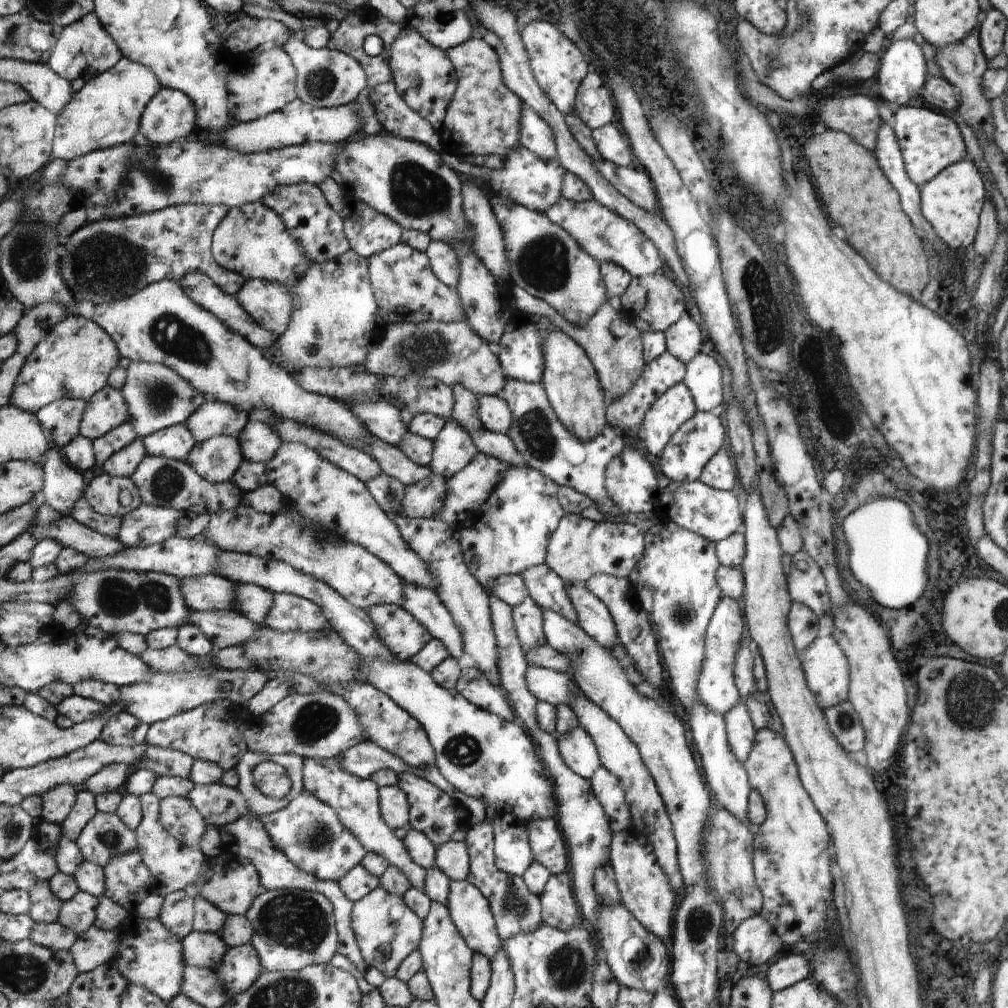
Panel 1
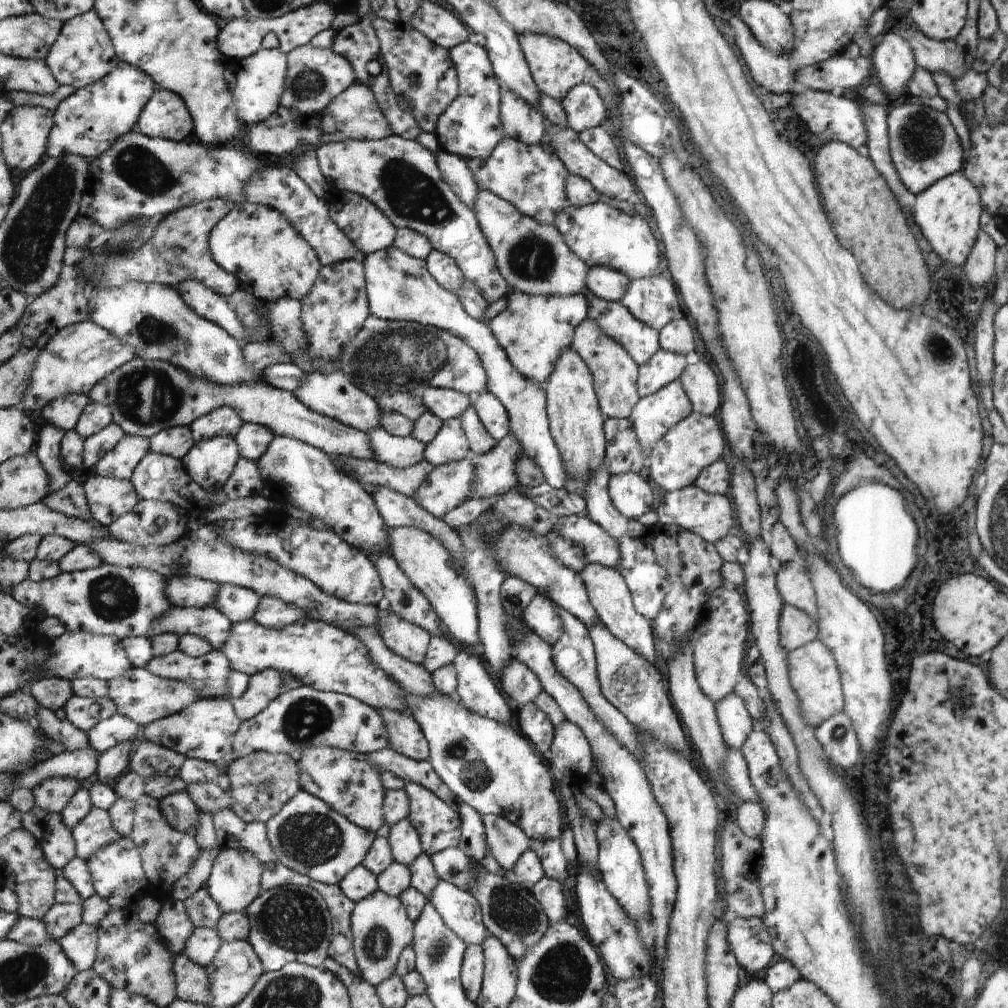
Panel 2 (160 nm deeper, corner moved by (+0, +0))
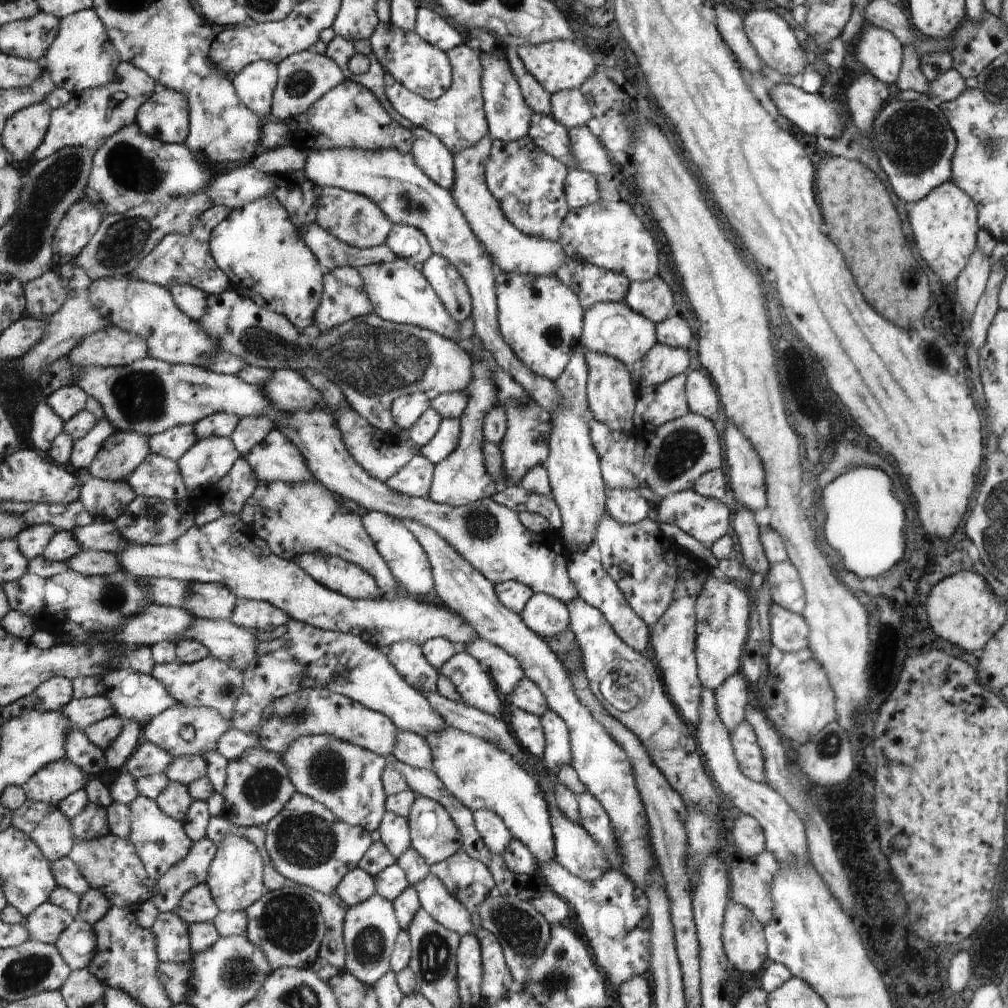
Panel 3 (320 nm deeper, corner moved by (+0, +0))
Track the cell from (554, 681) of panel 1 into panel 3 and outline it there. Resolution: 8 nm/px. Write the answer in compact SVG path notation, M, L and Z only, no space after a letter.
M481 637L460 648L471 654L483 666L506 698L525 675L516 657Z

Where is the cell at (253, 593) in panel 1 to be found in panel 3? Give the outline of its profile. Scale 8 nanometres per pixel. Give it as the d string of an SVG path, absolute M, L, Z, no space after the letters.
M194 582L193 594L183 606L197 618L210 620L226 620L232 618L236 611L237 596L225 585Z

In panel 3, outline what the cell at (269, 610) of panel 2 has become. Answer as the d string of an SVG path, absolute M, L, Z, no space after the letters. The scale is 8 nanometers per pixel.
M238 599L236 611L230 618L235 625L254 632L284 626L290 618L282 609L261 600Z

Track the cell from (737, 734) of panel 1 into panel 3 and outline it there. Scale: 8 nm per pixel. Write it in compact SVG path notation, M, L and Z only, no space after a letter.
M740 673L728 678L716 690L718 716L730 732L744 722L744 708L748 704L748 686Z

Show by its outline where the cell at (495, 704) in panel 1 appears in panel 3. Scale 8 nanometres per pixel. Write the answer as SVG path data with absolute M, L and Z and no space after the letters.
M459 648L438 672L452 681L466 705L499 716L500 696L495 682L490 680L490 675L471 654Z

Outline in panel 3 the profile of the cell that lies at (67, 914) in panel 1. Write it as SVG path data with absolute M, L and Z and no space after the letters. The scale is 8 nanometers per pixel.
M52 902L40 906L28 917L29 932L32 941L55 944L60 934L73 922L74 917L64 911L64 908L55 906Z

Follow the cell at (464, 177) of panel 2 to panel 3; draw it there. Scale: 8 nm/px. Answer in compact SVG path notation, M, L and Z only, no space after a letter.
M414 127L411 129L416 137L411 152L416 164L443 189L452 189L456 184L456 170L452 150L434 136L429 129Z

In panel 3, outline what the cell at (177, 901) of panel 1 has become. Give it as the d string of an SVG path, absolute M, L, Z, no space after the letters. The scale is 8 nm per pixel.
M174 911L160 913L149 929L156 938L161 963L188 963L193 958L189 944L189 925Z

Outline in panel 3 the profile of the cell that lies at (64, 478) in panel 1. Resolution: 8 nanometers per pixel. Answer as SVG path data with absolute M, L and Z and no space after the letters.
M45 401L37 405L31 420L33 444L42 454L46 454L57 437L64 431L65 422L50 406L47 406Z

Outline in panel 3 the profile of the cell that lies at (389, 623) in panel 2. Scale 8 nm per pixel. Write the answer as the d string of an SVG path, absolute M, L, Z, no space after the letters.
M410 641L391 644L385 652L397 671L422 693L437 690L438 670L427 663L421 645Z

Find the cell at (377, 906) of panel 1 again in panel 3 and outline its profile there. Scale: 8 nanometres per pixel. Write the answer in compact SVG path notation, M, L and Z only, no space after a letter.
M378 894L361 904L349 907L344 921L345 970L356 980L374 986L392 970L392 954L402 931L396 908Z

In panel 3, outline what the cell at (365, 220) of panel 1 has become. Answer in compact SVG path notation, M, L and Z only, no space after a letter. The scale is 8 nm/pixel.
M323 187L315 222L347 245L367 249L385 244L393 223L370 197L338 187Z

